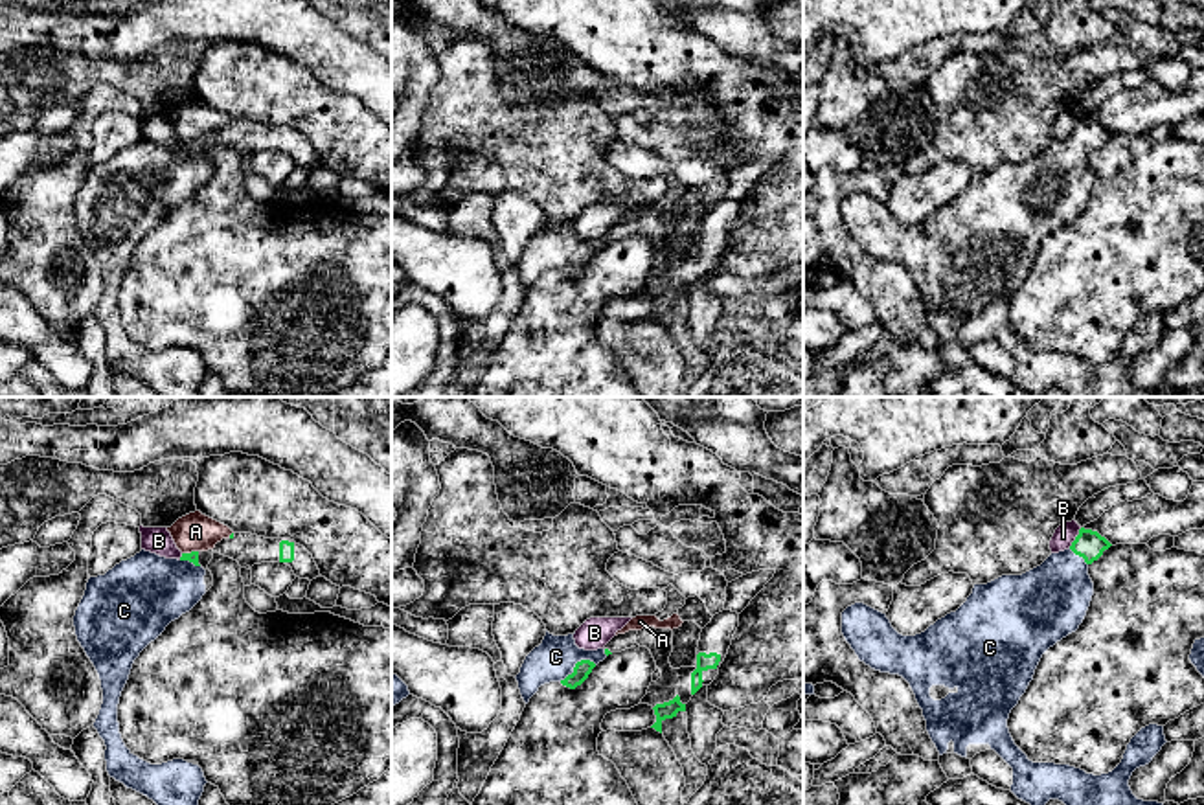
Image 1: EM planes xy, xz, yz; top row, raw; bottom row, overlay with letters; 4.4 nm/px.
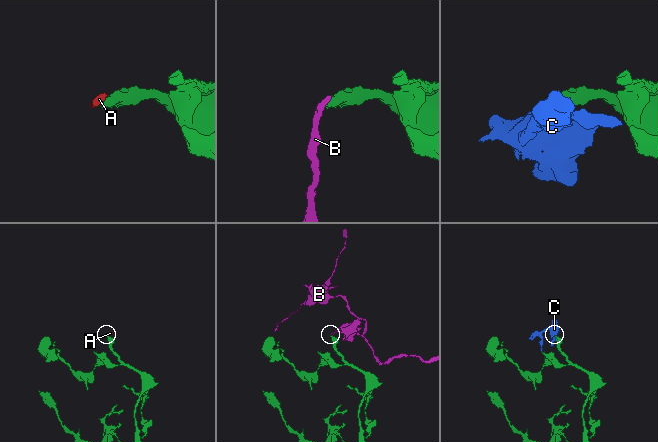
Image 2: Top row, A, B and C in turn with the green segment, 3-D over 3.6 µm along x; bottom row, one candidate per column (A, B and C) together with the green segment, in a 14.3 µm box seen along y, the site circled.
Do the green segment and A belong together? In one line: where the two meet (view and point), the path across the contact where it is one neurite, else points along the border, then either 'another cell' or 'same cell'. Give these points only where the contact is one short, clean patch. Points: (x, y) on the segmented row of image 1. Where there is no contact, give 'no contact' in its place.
meets green in xy at (192, 552); border along xy (197, 550), (182, 554); another cell

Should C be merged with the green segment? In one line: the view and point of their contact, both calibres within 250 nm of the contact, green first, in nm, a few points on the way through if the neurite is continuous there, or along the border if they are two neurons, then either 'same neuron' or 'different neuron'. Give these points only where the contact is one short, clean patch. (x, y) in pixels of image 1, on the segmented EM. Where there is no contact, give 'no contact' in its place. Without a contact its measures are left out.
xz (576, 664) | 70/180 nm | across xz (583, 668), (576, 664), (567, 664), (556, 657) | same neuron

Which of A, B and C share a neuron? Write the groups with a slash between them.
A / B / C

